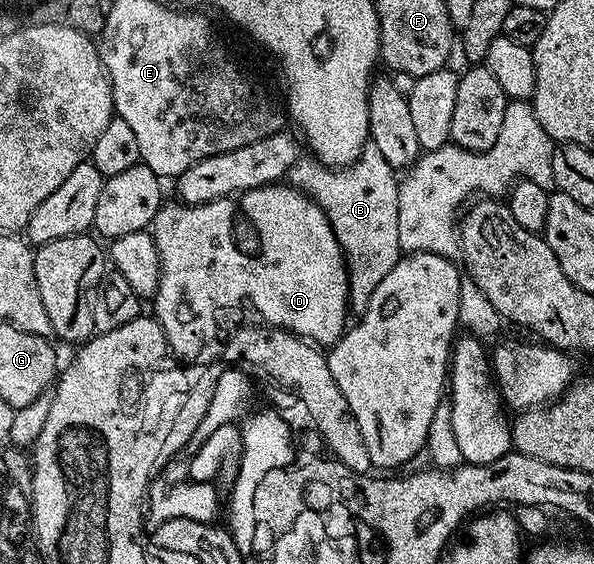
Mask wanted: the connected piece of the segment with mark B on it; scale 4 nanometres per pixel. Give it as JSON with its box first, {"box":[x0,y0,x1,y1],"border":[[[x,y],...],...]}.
{"box":[285,142,402,319],"border":[[[367,142],[356,162],[335,169],[328,168],[313,154],[300,153],[286,174],[285,182],[304,192],[324,209],[337,243],[347,255],[347,310],[357,319],[368,307],[376,286],[402,256],[399,245],[399,180],[395,168],[388,165],[374,143]]]}

